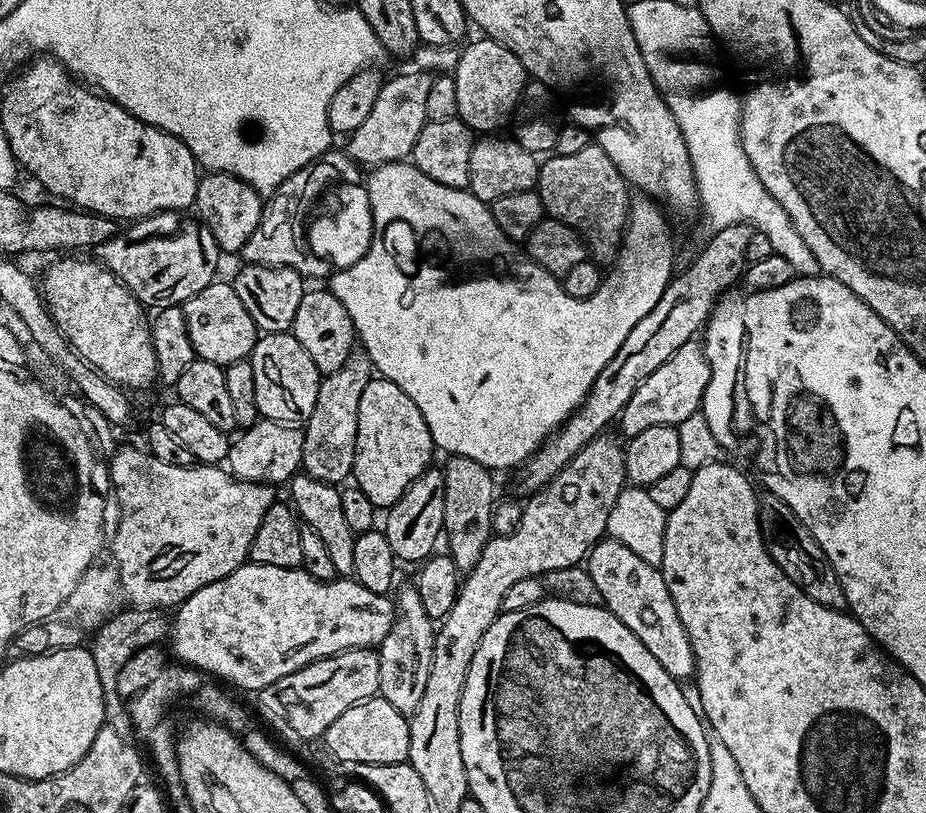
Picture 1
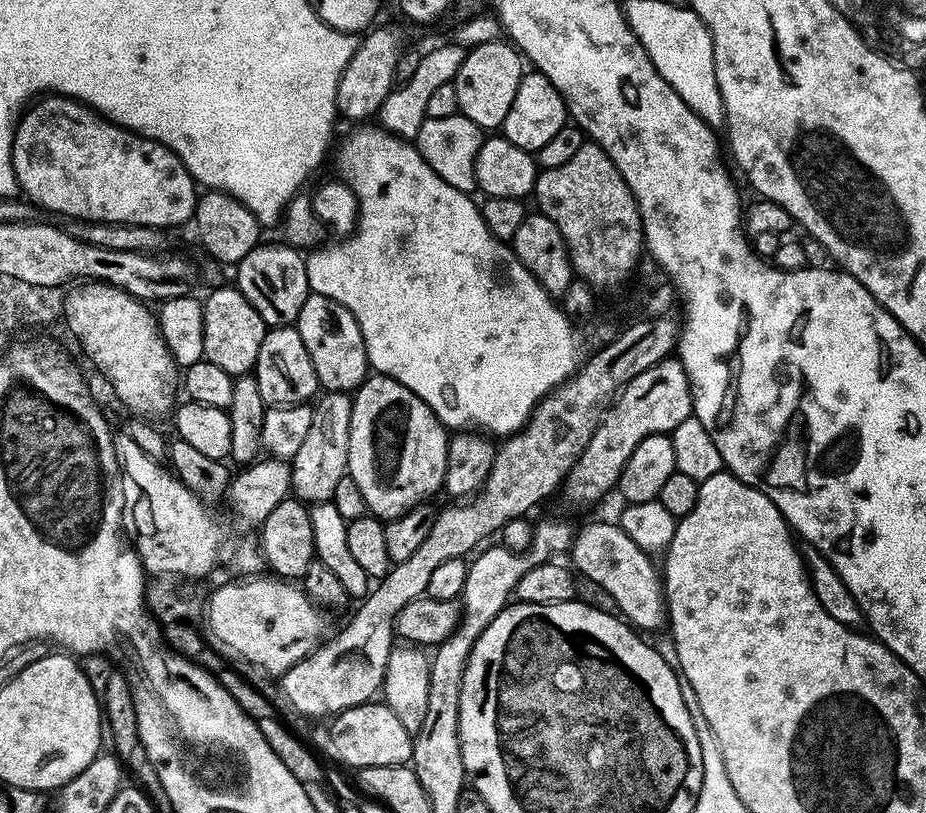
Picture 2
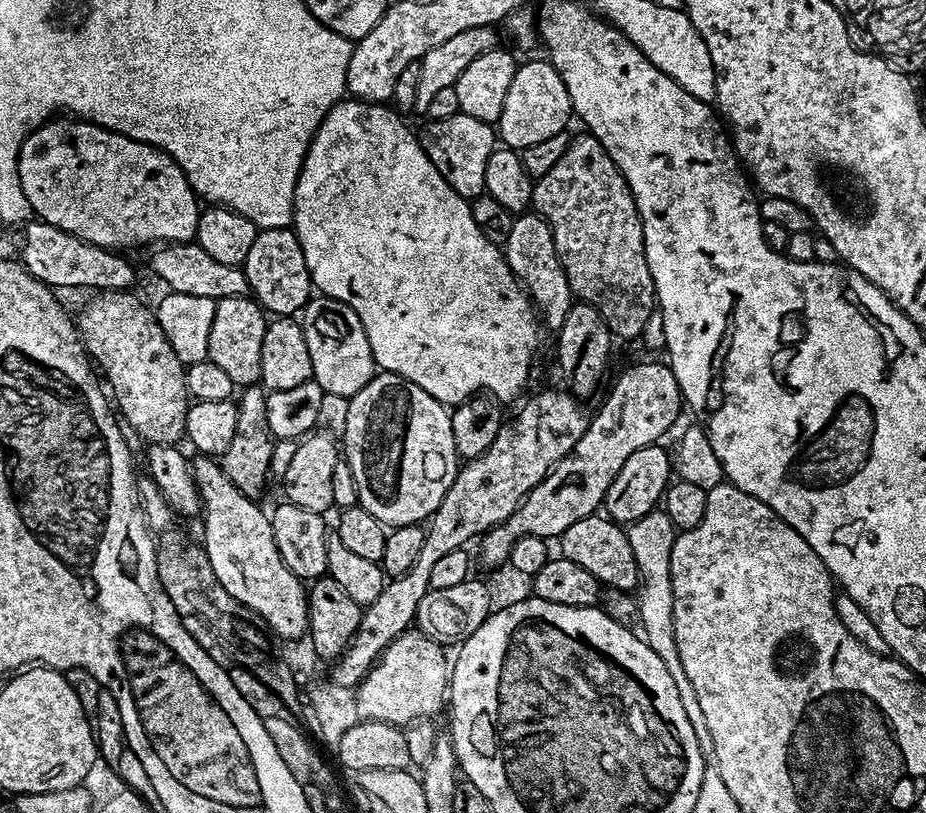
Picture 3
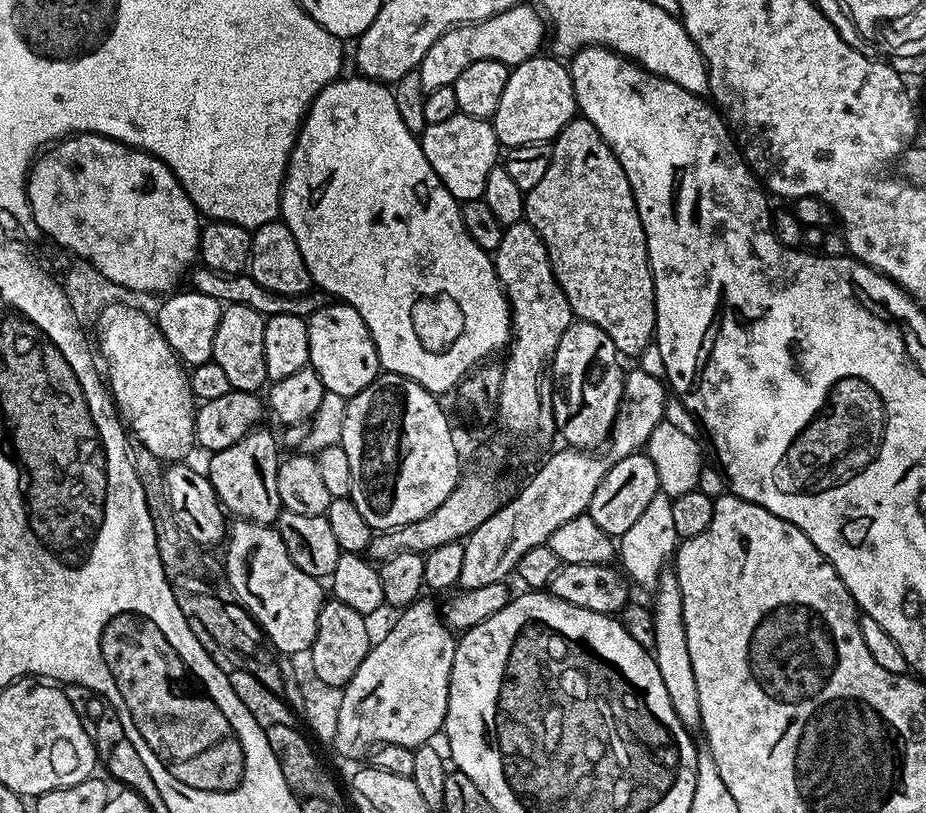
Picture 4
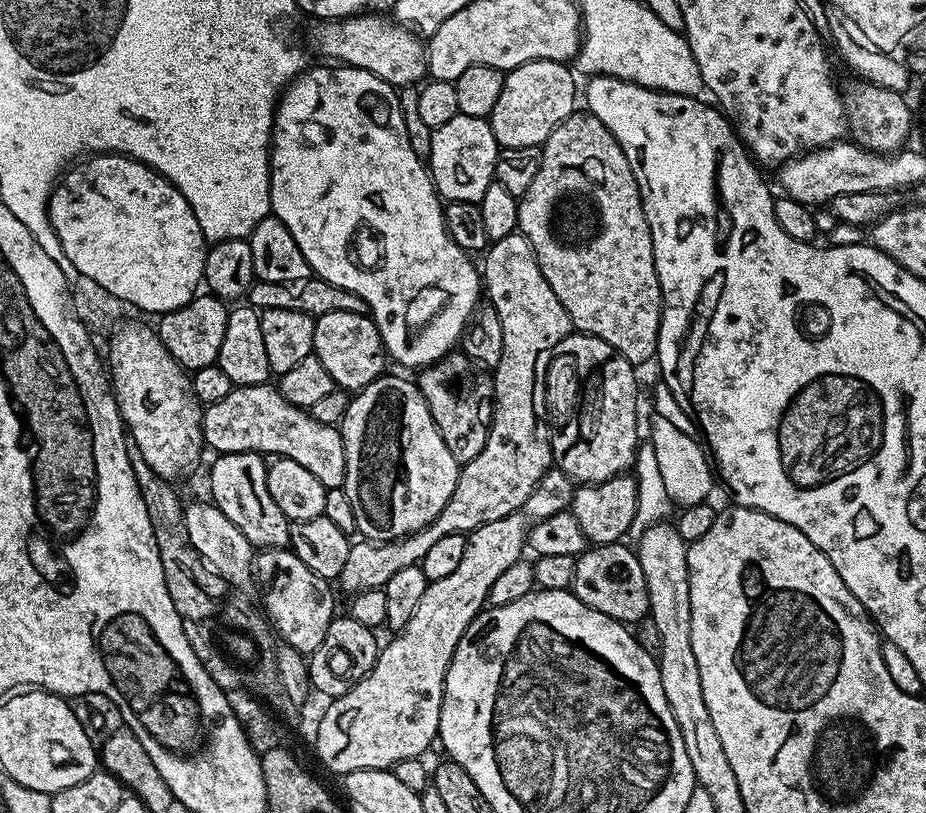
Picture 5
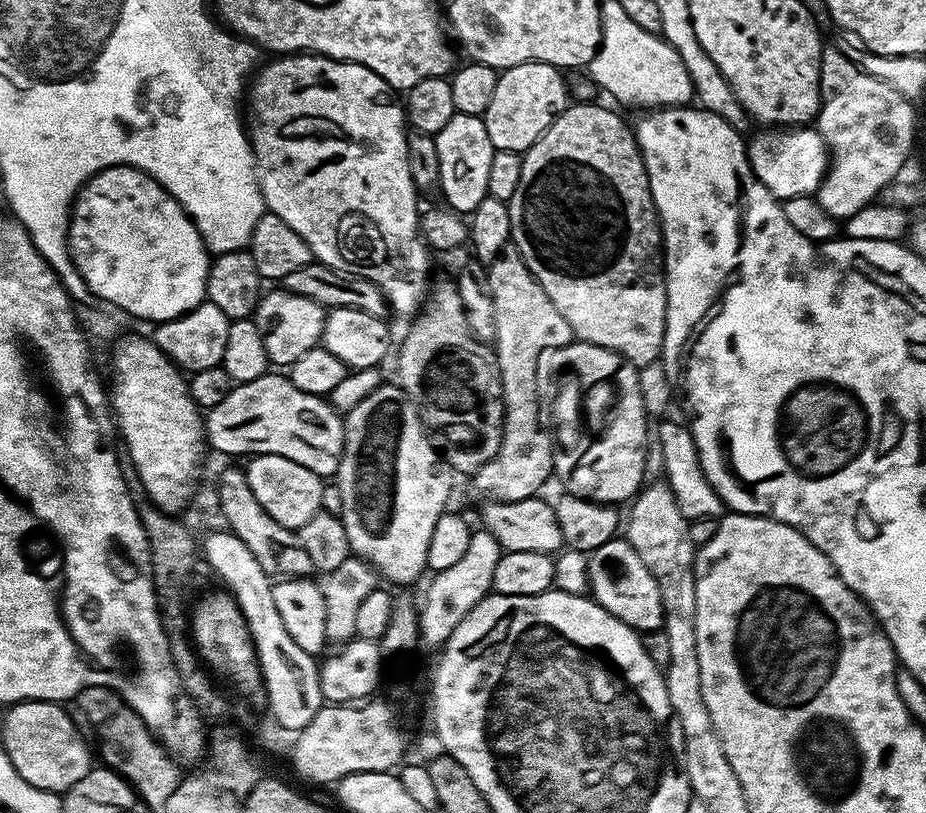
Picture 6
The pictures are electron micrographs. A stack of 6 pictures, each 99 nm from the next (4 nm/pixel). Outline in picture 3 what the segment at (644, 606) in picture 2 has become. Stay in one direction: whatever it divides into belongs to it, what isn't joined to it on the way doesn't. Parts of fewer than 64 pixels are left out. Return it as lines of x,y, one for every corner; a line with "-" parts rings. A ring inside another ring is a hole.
593,514
574,522
574,526
567,528
558,537
558,544
560,544
559,555
563,559
578,562
578,566
582,566
582,570
590,570
590,574
594,574
594,578
600,581
601,585
617,588
623,592
632,592
637,587
640,574
638,566
635,565
634,553
630,548
628,533
615,520
609,520
607,515

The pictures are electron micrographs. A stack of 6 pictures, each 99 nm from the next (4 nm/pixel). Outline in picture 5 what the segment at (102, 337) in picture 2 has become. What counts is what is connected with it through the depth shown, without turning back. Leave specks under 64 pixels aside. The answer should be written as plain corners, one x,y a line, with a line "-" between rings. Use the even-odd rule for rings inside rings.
142,322
126,323
121,323
110,336
106,368
110,373
112,395
116,398
126,432
138,442
147,465
162,479
176,482
179,476
190,475
195,470
200,455
206,452
204,408
194,394
189,369
183,368
170,354
170,350
166,350
159,331
148,329

